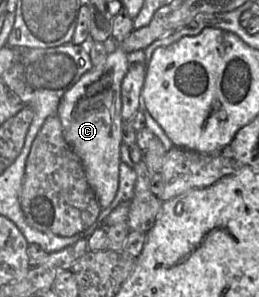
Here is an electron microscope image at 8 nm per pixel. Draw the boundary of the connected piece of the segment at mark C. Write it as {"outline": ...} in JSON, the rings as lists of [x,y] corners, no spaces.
{"outline":[[[111,38],[104,41],[108,55],[106,61],[93,67],[65,92],[58,106],[58,116],[61,120],[65,140],[82,160],[89,185],[93,189],[102,209],[107,208],[114,200],[119,187],[119,166],[122,162],[120,148],[122,144],[122,128],[124,120],[121,116],[121,85],[128,72],[130,64],[127,54],[118,47]]]}

